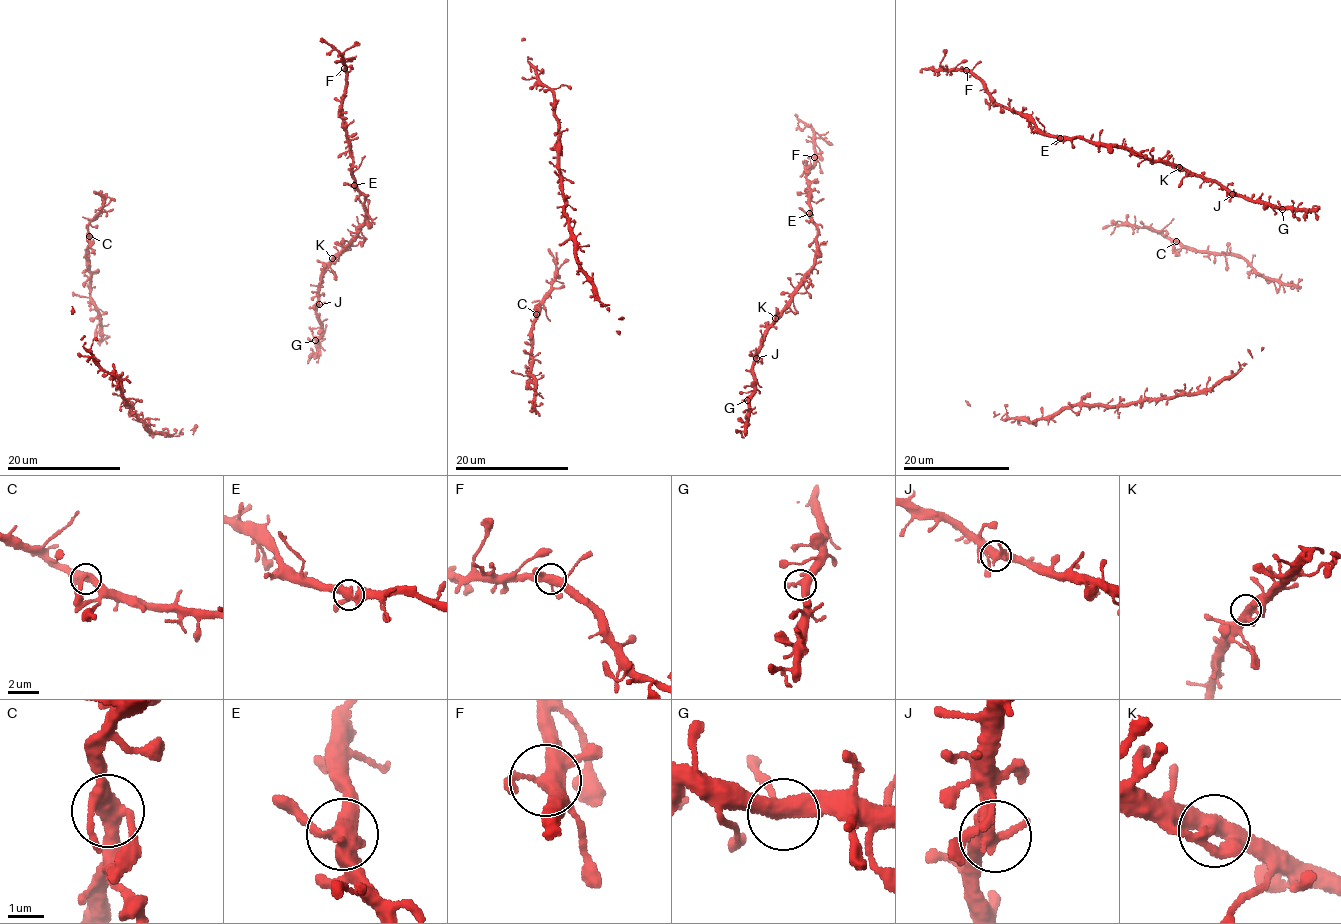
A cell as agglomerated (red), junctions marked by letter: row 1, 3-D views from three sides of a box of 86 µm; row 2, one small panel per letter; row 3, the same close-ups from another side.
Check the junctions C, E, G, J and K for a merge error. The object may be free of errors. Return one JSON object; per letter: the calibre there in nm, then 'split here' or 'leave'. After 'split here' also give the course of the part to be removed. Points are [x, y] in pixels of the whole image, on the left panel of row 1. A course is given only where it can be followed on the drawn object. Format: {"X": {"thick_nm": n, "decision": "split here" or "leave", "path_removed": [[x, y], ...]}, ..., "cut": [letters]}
{"C": {"thick_nm": 400, "decision": "leave"}, "E": {"thick_nm": 400, "decision": "leave"}, "G": {"thick_nm": 400, "decision": "leave"}, "J": {"thick_nm": 400, "decision": "leave"}, "K": {"thick_nm": 380, "decision": "leave"}, "cut": []}

